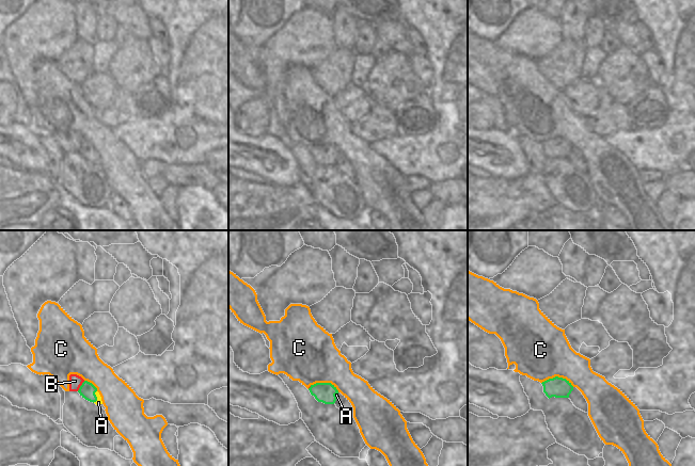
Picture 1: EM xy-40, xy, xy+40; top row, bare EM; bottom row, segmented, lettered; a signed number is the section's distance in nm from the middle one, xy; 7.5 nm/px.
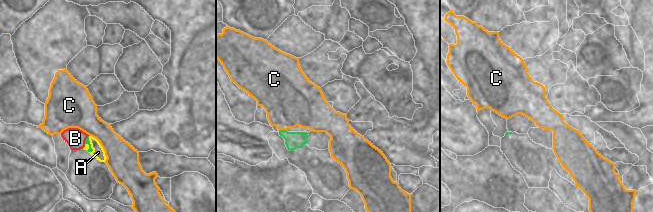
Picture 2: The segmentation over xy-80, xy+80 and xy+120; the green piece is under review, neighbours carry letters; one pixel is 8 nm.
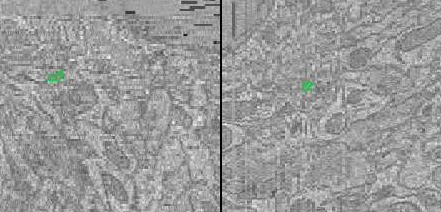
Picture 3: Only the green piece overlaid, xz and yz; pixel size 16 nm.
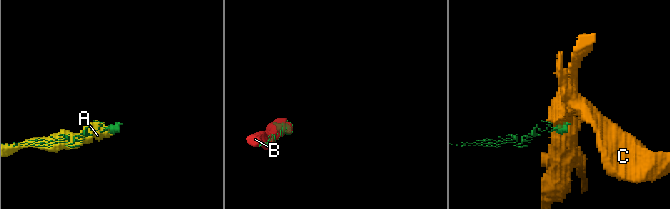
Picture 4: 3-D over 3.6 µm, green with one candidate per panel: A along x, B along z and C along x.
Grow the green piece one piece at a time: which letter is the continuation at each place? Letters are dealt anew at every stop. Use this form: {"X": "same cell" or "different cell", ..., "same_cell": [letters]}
{"A": "different cell", "B": "same cell", "C": "different cell", "same_cell": ["B"]}

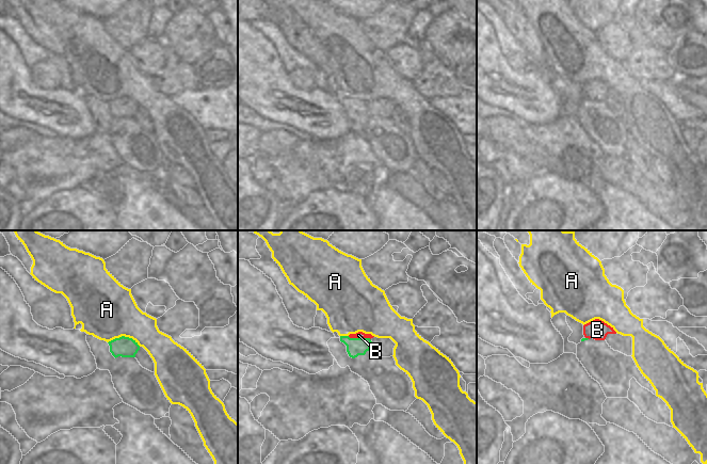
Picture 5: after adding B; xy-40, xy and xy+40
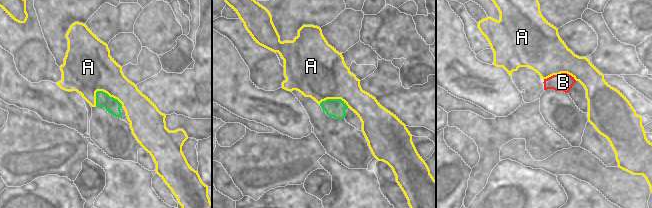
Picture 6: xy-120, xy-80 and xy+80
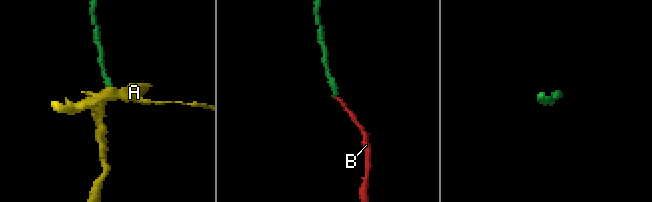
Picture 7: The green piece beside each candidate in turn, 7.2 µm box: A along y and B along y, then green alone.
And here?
{"A": "different cell", "B": "same cell", "same_cell": ["B"]}

